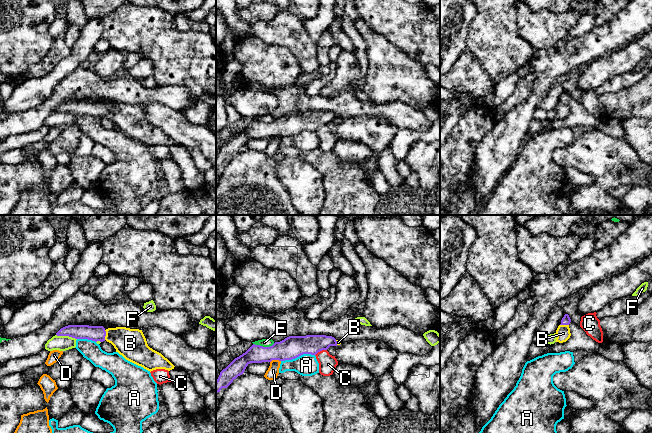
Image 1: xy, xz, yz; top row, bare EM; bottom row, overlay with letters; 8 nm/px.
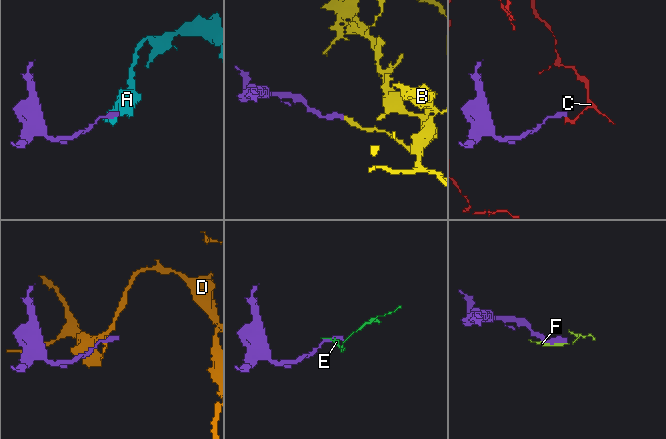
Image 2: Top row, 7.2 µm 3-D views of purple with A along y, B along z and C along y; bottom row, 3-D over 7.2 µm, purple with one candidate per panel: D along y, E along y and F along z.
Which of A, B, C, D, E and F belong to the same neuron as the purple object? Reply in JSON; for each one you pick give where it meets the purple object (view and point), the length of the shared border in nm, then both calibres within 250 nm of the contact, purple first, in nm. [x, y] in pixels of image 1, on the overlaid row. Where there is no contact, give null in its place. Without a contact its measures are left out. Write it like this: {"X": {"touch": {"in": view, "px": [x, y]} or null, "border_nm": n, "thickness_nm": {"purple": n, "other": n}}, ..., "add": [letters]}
{"B": {"touch": {"in": "xy", "px": [105, 335]}, "border_nm": 80, "thickness_nm": {"purple": 130, "other": 240}}, "add": ["B"]}

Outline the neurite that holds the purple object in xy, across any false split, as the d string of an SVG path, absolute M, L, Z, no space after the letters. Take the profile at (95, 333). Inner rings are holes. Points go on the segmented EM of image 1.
M68 325L61 328L56 335L69 336L75 339L88 339L95 342L106 340L126 360L150 372L156 369L170 371L175 367L161 353L148 346L142 330L139 329L126 327L105 329L103 326Z

